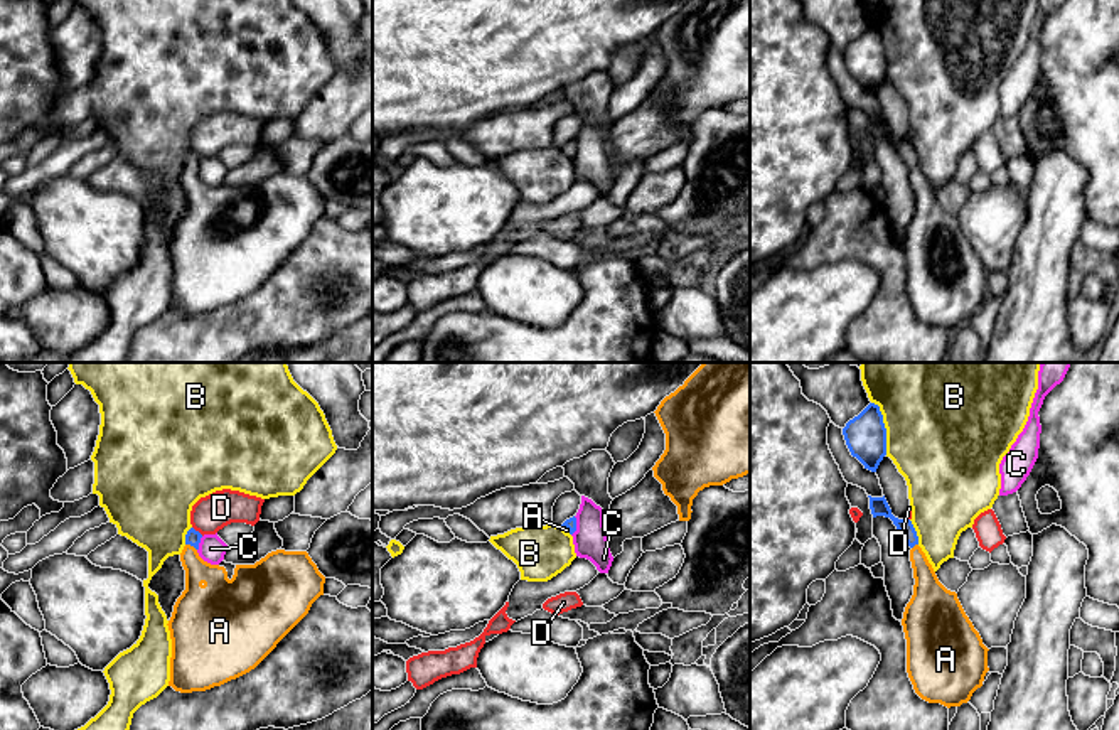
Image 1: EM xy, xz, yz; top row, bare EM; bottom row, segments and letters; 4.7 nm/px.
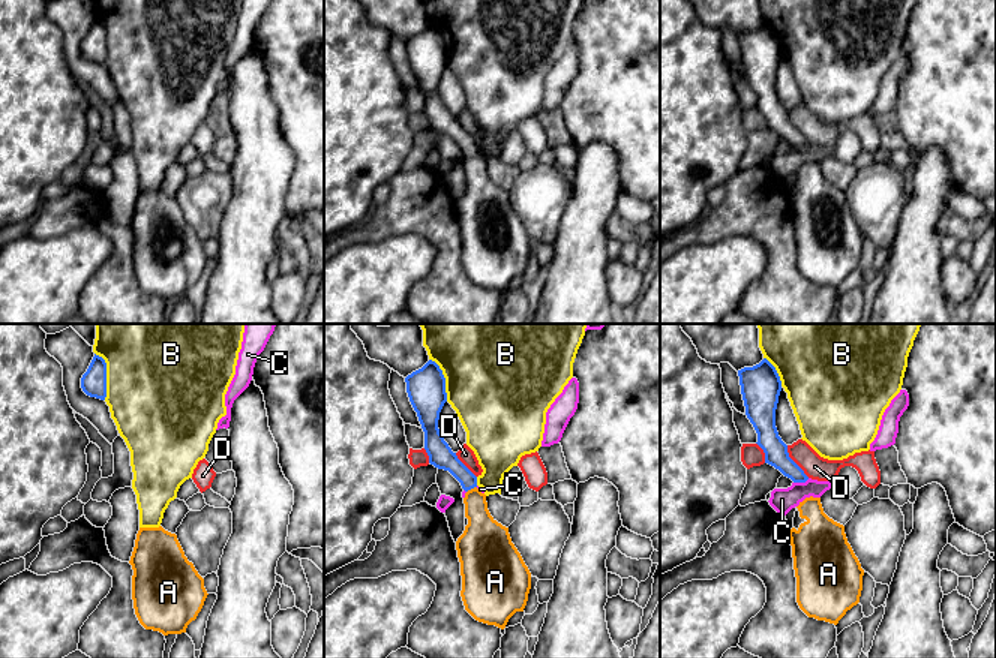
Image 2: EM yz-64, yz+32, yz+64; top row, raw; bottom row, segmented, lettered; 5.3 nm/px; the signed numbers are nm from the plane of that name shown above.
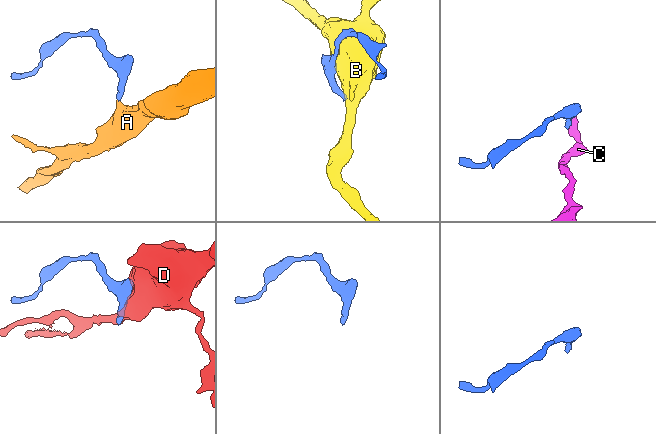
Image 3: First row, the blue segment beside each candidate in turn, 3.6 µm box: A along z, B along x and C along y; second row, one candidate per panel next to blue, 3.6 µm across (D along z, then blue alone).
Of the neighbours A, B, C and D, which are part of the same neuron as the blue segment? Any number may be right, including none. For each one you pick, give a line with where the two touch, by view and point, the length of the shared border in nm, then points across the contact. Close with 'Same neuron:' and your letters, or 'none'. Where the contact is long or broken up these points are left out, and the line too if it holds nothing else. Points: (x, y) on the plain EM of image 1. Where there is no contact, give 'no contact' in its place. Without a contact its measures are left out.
A: xy (191, 167) | 70 nm | across xy (192, 159), (191, 167), (191, 182), (218, 211)
Same neuron: A

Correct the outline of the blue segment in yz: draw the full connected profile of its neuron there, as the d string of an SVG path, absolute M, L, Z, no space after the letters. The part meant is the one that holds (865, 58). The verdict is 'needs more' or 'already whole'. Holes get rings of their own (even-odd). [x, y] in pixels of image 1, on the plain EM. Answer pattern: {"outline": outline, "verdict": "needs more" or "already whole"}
{"outline": "M870 25L858 39L843 51L846 67L865 91L876 94L886 78L886 51L880 29Z", "verdict": "already whole"}

